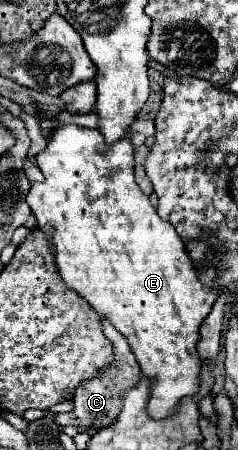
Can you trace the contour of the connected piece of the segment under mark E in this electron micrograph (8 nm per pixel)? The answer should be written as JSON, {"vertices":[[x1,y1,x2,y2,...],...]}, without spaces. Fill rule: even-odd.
{"vertices":[[58,124,48,134,46,150,36,154,36,162,38,162,38,168,42,170,42,174,44,174,44,182,32,182,30,192,26,196,26,202,28,202,30,210,32,210,32,214,36,216,38,230,44,232,46,236,50,236,50,240,52,240,54,260,56,260,58,274,64,280,64,284,68,288,76,290,78,294,82,294,96,312,104,314,116,326,116,330,122,332,128,338,130,348,132,348,132,352,134,352,134,356,136,356,136,360,138,360,138,364,142,368,142,374,148,374,150,380,154,380,152,386,150,386,152,396,150,396,150,402,148,402,148,414,152,414,152,418,162,418,164,414,172,414,172,410,174,410,176,402,180,402,180,398,196,394,198,374,200,374,200,358,196,354,198,326,208,316,208,310,212,308,212,302,216,300,216,290,204,290,200,286,200,282,196,282,196,274,192,274,192,262,188,262,188,254,184,254,182,238,176,234,176,230,166,220,162,220,158,216,158,212,150,204,148,196,136,184,136,178,134,178,134,152,136,152,136,148,132,146,132,138,130,136,124,136,124,138,116,140,114,144,106,144,104,136,98,130,82,128,82,126,76,126,76,124]]}

